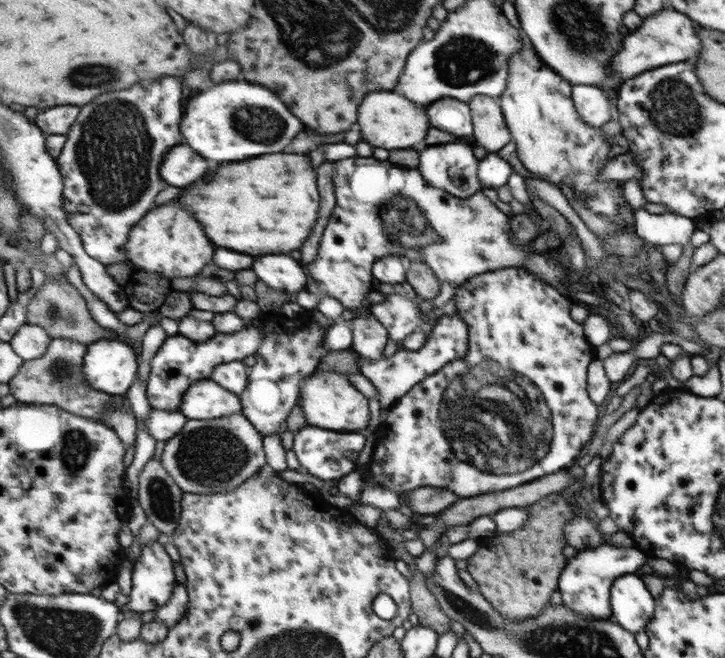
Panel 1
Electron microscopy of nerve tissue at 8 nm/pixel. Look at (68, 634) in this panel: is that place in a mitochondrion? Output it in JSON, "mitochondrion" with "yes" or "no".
{"mitochondrion":"yes"}

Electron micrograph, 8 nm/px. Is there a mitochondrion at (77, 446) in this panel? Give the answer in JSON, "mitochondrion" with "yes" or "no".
{"mitochondrion":"yes"}

